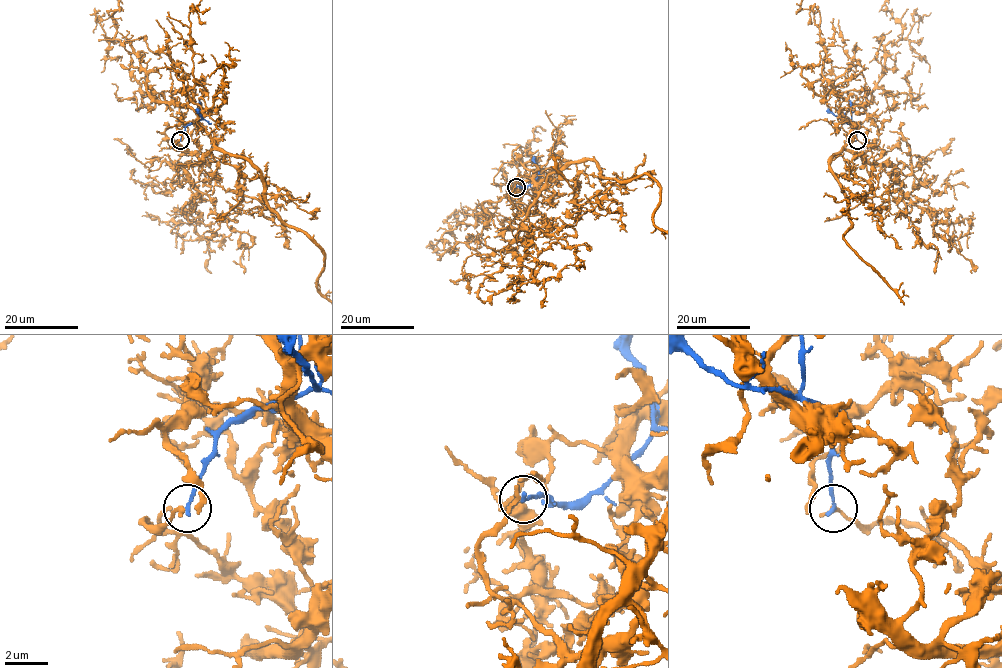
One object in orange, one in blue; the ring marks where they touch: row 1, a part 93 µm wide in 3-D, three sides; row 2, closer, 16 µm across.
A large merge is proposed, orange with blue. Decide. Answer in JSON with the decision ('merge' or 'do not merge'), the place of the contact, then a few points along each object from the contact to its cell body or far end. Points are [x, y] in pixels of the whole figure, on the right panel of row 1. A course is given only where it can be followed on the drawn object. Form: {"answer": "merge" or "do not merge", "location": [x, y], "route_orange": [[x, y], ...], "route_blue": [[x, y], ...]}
{"answer": "do not merge", "location": [857, 140], "route_orange": [[856, 139], [883, 153], [843, 150], [830, 171], [844, 241], [906, 309]], "route_blue": [[856, 139], [856, 124], [838, 118], [826, 110]]}

